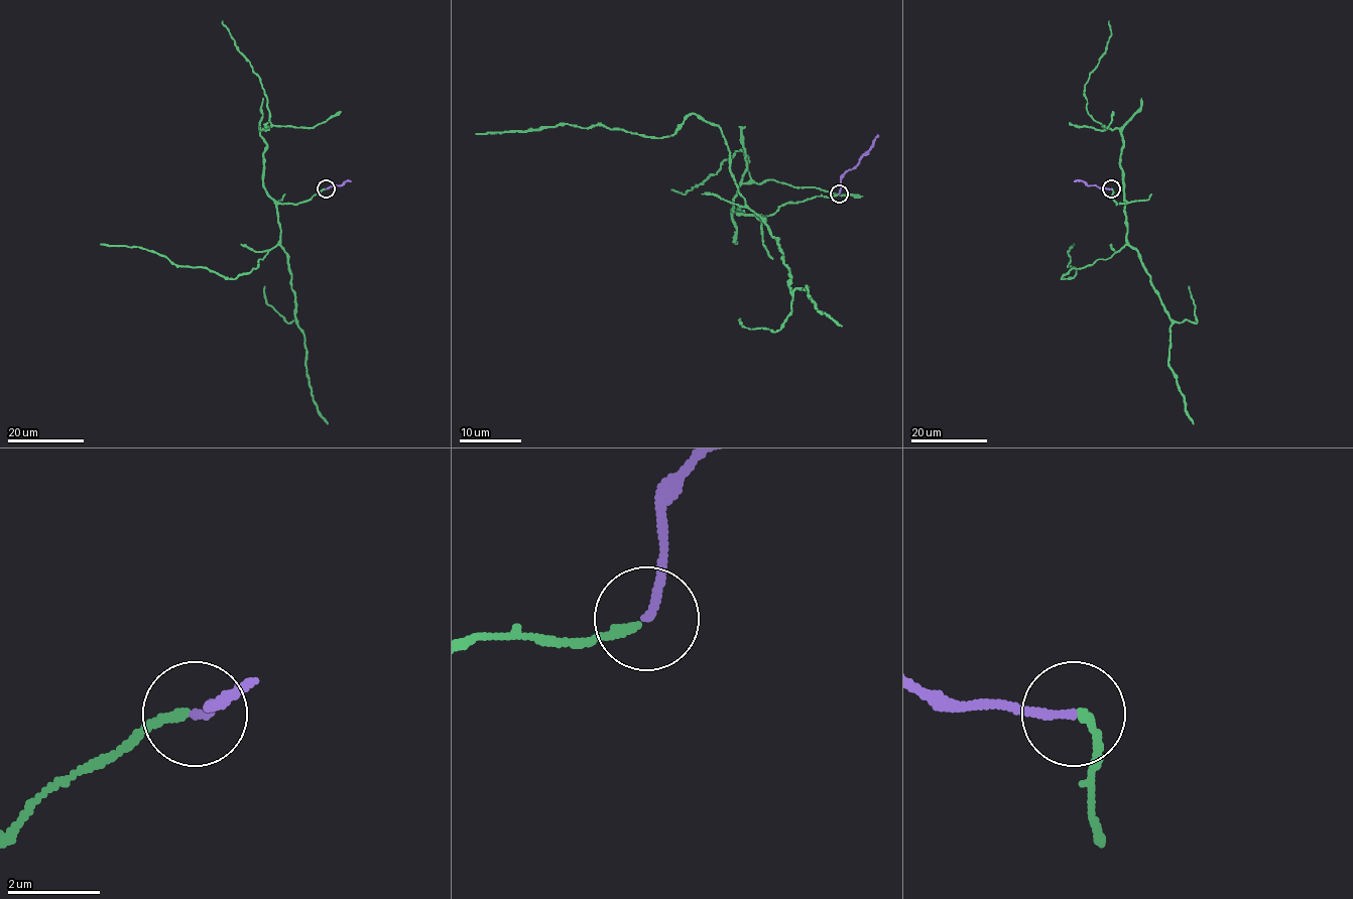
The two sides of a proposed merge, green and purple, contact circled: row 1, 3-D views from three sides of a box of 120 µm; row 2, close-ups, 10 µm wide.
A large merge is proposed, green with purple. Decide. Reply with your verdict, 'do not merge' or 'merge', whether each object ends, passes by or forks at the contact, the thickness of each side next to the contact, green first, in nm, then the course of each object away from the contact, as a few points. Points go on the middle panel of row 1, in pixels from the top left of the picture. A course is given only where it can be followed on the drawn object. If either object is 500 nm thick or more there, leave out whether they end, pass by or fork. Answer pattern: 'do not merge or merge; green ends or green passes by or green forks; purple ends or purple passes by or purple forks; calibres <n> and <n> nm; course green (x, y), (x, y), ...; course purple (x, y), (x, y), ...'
merge; green ends; purple ends; calibres 190 and 180 nm; course green (838, 195), (782, 204), (760, 218), (736, 187), (722, 130), (696, 114), (663, 137), (564, 124), (476, 134); course purple (838, 194), (841, 176), (850, 170), (878, 134)

